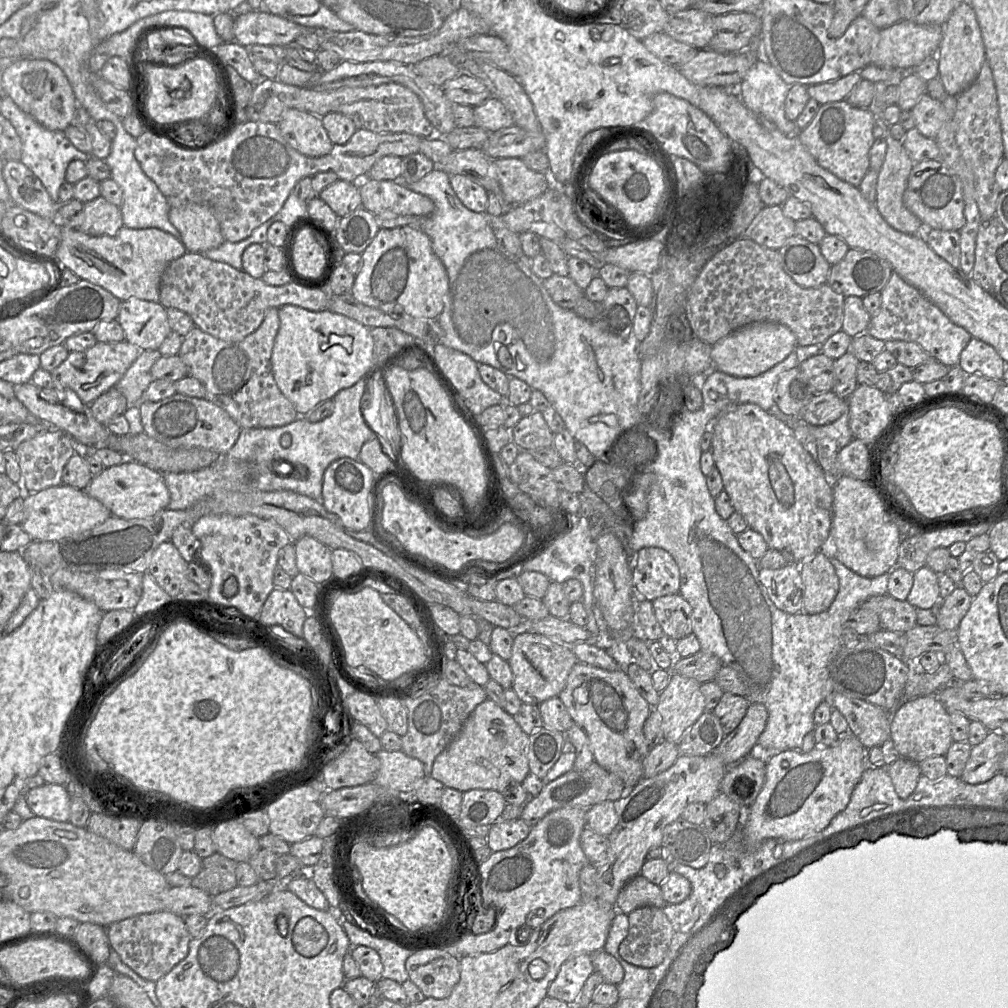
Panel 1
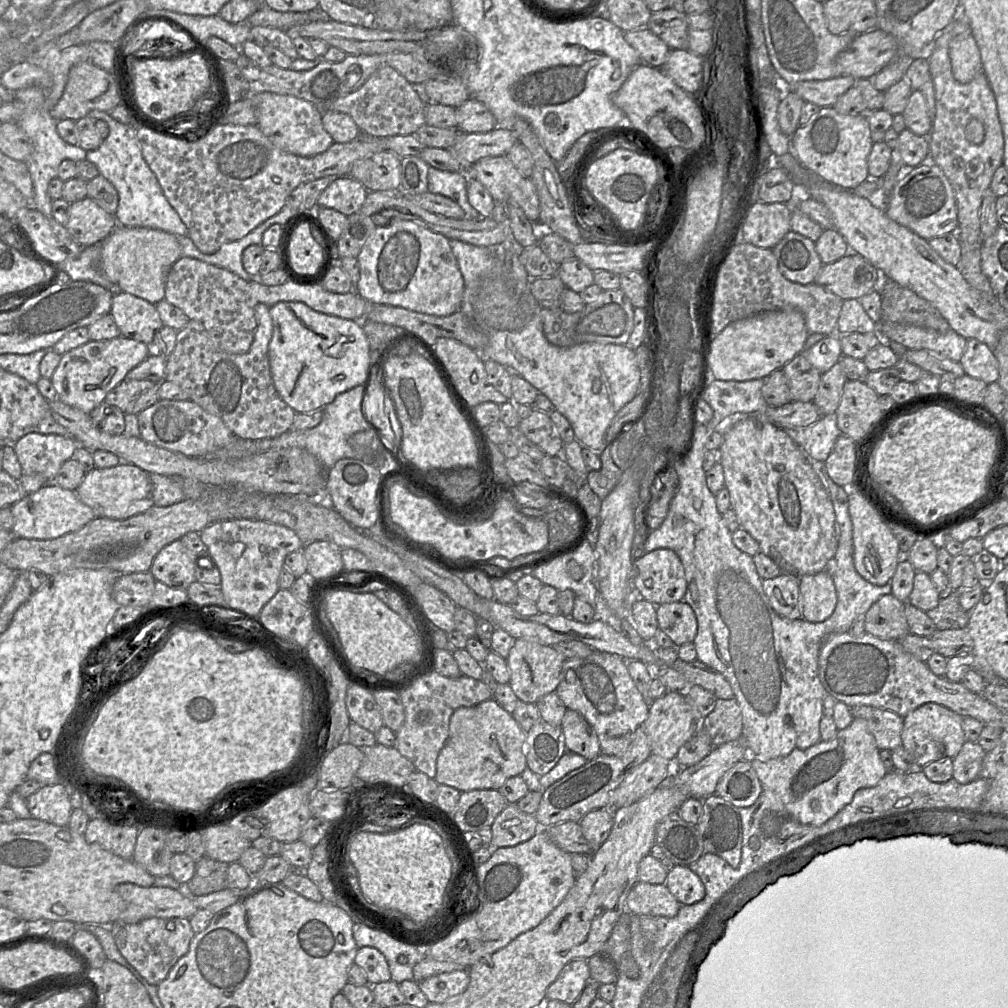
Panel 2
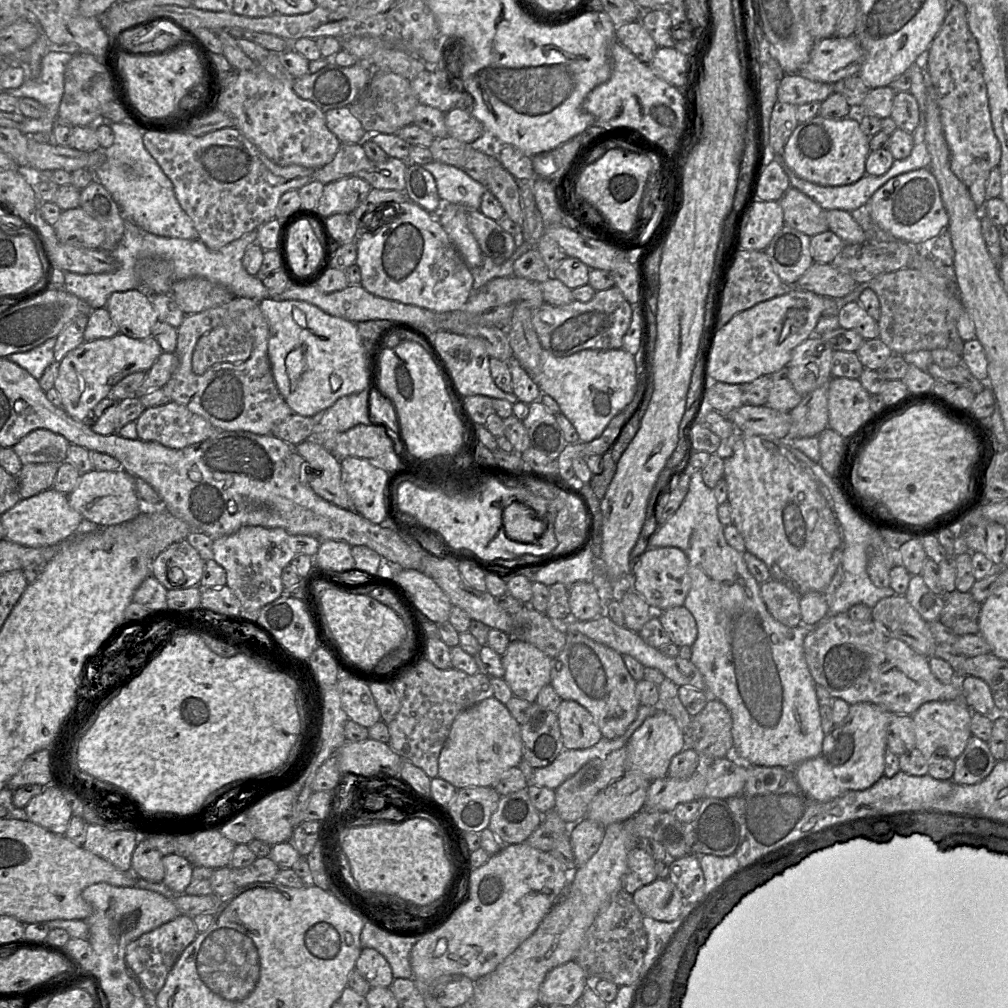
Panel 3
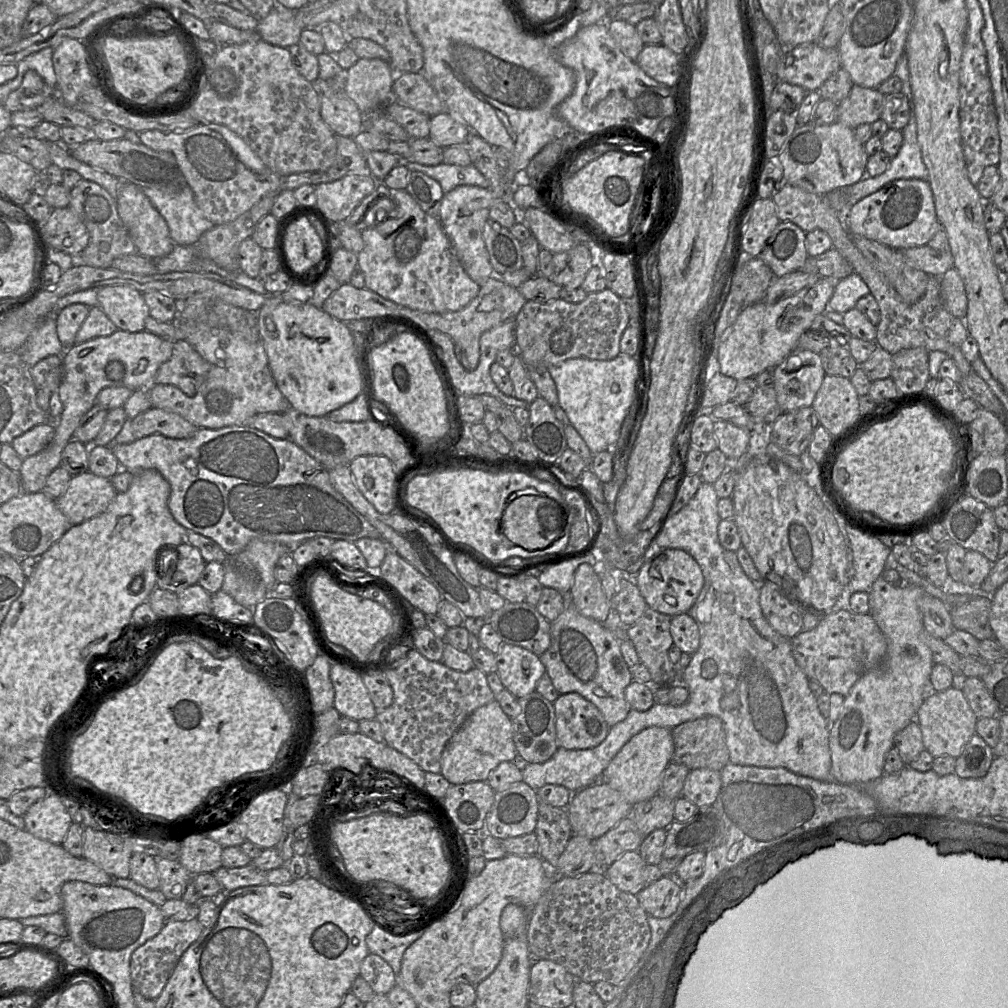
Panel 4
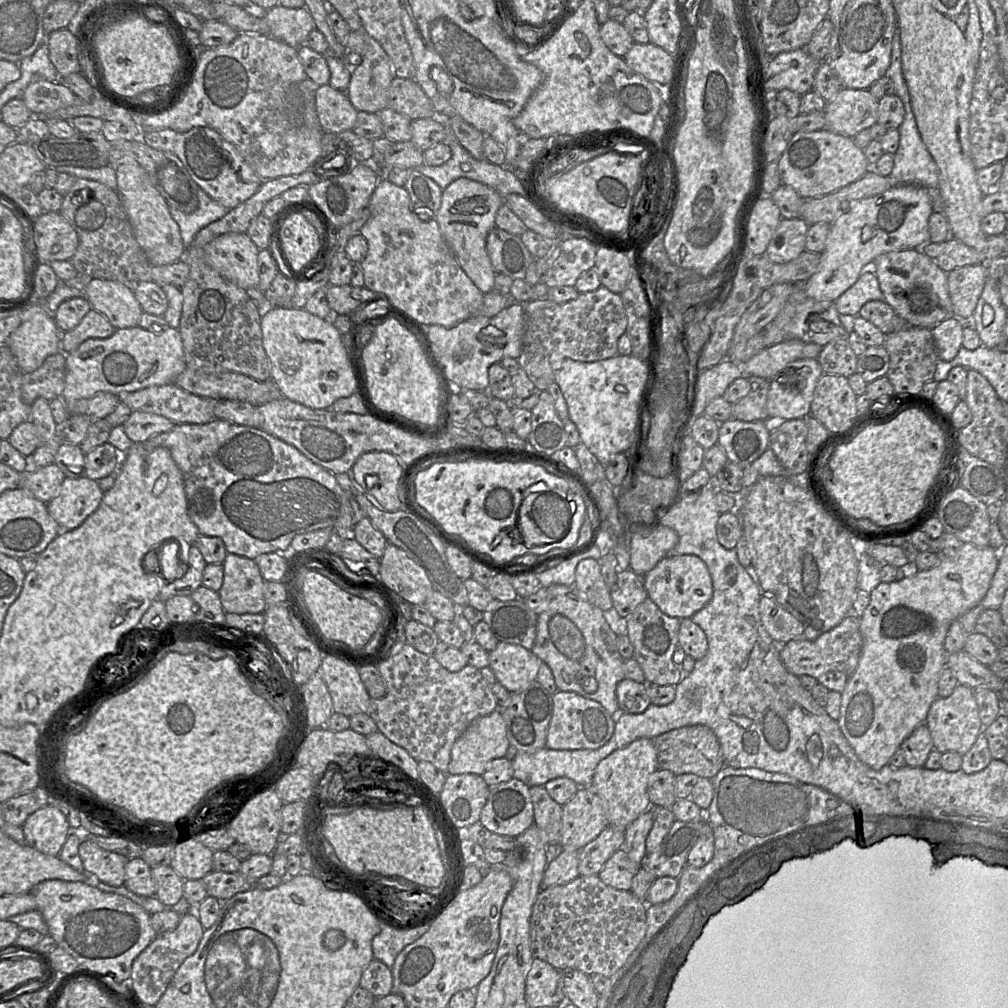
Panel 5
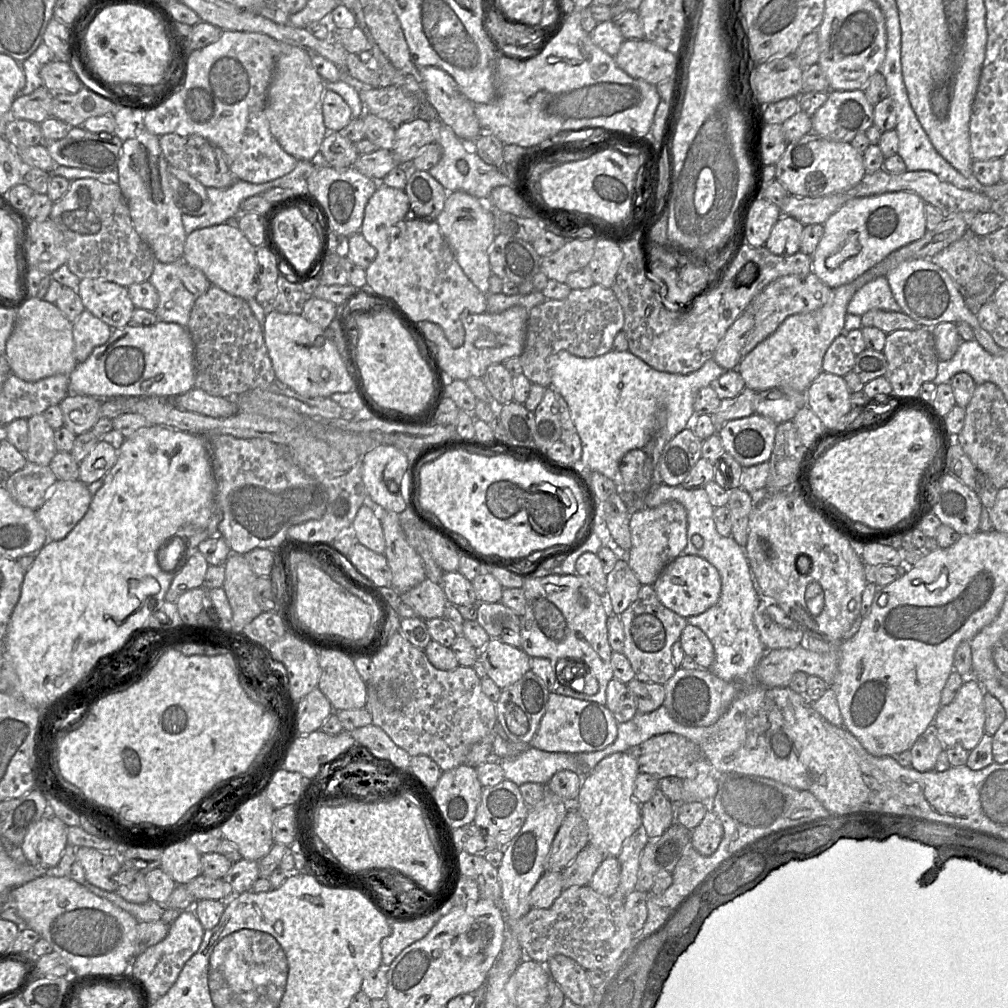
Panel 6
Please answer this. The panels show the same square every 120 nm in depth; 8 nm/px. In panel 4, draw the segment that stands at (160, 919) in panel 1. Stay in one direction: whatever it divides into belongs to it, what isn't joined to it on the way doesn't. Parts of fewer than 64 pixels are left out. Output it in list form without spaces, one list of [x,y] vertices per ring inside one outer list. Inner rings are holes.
[[[193,918],[166,921],[161,931],[136,948],[130,959],[132,986],[148,999],[155,1000],[164,989],[184,951],[201,935],[204,927]]]

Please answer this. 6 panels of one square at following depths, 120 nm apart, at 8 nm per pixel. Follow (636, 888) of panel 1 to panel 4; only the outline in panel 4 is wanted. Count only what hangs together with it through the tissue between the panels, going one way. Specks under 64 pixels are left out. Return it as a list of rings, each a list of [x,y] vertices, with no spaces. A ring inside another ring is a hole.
[[[662,875],[655,882],[647,884],[636,894],[636,897],[647,914],[657,918],[665,918],[672,915],[679,904],[682,884],[682,882],[677,880],[675,875]]]

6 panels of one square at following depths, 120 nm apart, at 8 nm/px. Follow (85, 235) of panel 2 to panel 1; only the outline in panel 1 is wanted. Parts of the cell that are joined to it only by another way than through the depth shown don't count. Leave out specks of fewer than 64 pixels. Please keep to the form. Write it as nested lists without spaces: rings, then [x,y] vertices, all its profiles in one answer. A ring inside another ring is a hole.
[[[101,195],[85,202],[82,222],[77,229],[91,236],[114,235],[123,226],[120,207]]]

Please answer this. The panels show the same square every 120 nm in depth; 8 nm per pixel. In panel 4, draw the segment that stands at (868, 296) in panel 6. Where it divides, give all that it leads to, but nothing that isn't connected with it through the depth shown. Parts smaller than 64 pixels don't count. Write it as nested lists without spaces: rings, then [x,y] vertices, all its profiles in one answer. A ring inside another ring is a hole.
[[[855,272],[839,280],[828,302],[828,310],[844,314],[855,307],[857,301],[870,293],[867,284]]]

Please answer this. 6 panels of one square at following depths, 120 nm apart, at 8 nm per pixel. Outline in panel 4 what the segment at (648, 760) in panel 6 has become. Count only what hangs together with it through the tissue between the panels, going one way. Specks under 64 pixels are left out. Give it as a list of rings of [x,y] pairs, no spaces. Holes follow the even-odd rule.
[[[705,716],[686,721],[671,730],[674,753],[673,763],[685,765],[689,770],[707,768],[718,770],[730,763],[729,750],[726,744],[726,733],[722,720],[716,716]]]

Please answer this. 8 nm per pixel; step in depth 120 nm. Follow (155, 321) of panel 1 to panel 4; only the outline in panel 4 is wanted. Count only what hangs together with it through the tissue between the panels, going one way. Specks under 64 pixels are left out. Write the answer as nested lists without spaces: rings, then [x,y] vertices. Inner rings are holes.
[[[125,285],[100,287],[97,299],[98,306],[119,330],[136,333],[145,329],[149,308],[143,294],[135,288]]]

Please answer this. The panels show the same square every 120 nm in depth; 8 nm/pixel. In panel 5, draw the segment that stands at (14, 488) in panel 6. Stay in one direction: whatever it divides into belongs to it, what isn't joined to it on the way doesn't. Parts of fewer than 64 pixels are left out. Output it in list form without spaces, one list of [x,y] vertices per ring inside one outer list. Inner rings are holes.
[[[52,463],[36,471],[20,473],[18,488],[30,491],[34,497],[48,503],[57,495],[65,478],[63,471]]]

